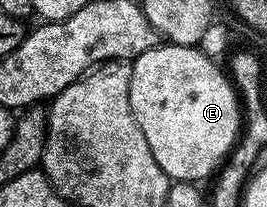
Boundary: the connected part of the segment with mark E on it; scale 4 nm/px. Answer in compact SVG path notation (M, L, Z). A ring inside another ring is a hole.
M168 42L140 53L129 67L130 112L134 114L134 124L138 126L142 140L150 150L154 166L171 181L199 181L198 179L205 175L213 176L223 160L230 155L238 139L238 127L240 131L244 123L239 92L233 82L230 84L226 80L227 72L222 72L218 68L221 66L215 60L204 57L204 53L198 50L197 46L182 47L178 43Z

